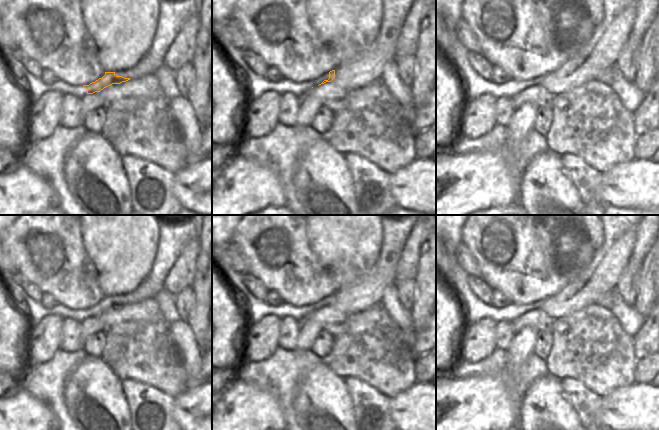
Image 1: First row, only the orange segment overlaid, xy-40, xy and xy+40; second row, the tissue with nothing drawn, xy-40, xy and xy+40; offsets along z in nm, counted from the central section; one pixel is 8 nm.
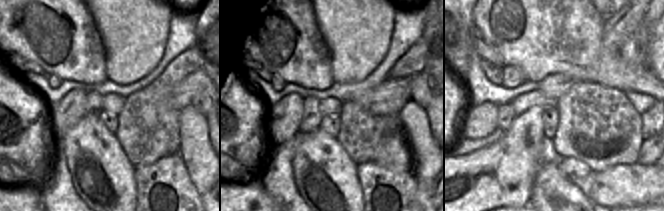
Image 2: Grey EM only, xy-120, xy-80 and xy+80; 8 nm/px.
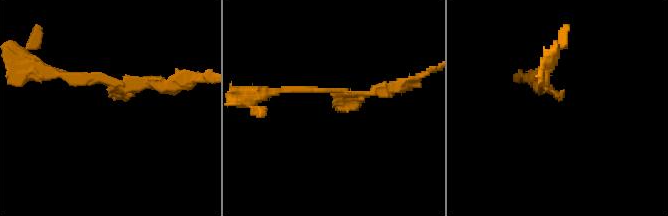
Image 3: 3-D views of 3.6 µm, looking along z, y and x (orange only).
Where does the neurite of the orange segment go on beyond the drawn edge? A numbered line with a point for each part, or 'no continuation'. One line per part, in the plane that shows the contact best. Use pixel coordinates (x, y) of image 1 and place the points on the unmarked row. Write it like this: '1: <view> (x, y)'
no continuation

